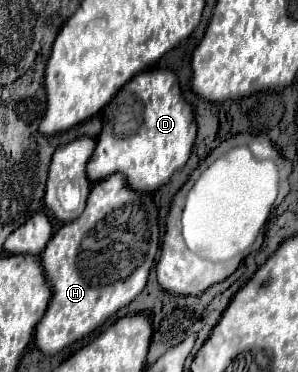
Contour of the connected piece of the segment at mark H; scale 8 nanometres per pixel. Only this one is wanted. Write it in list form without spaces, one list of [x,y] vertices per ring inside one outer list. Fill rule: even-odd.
[[[115,173],[93,185],[87,207],[83,215],[75,221],[65,223],[51,239],[43,251],[43,269],[53,287],[53,297],[43,319],[35,327],[35,343],[45,355],[55,355],[67,345],[87,337],[103,321],[115,315],[121,307],[131,303],[147,285],[149,271],[153,267],[159,247],[159,227],[157,227],[157,209],[151,195],[137,193],[125,185],[125,179]]]

